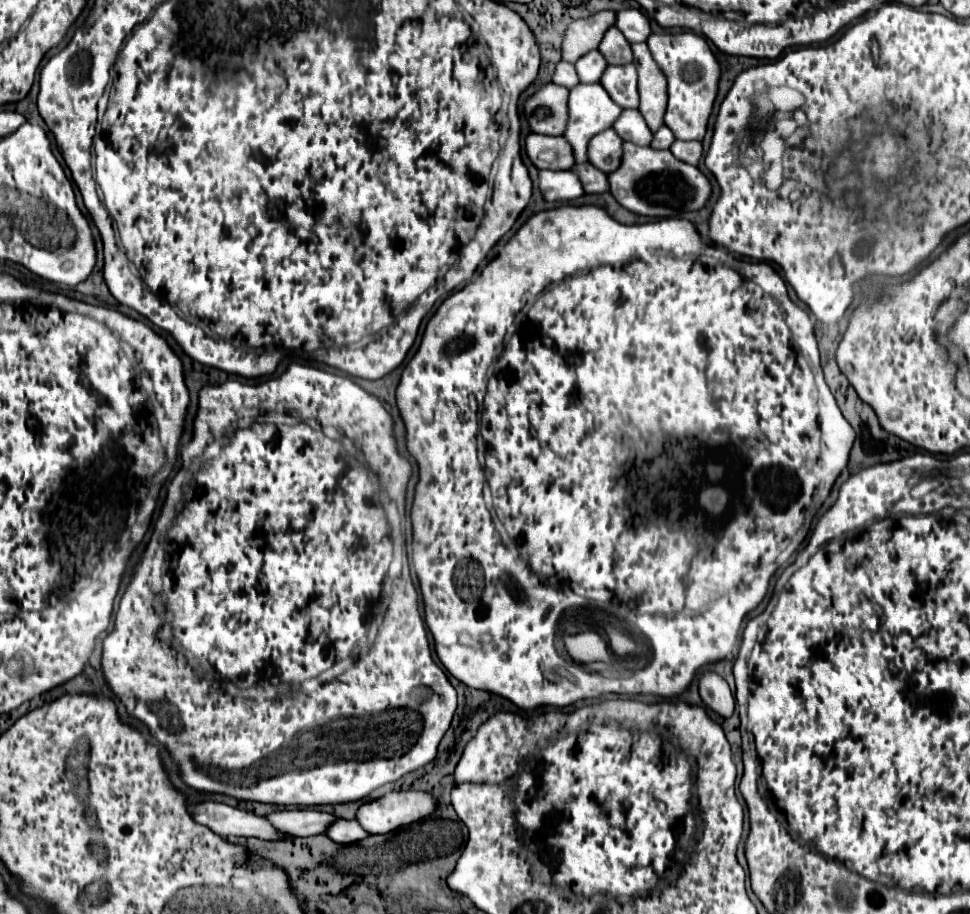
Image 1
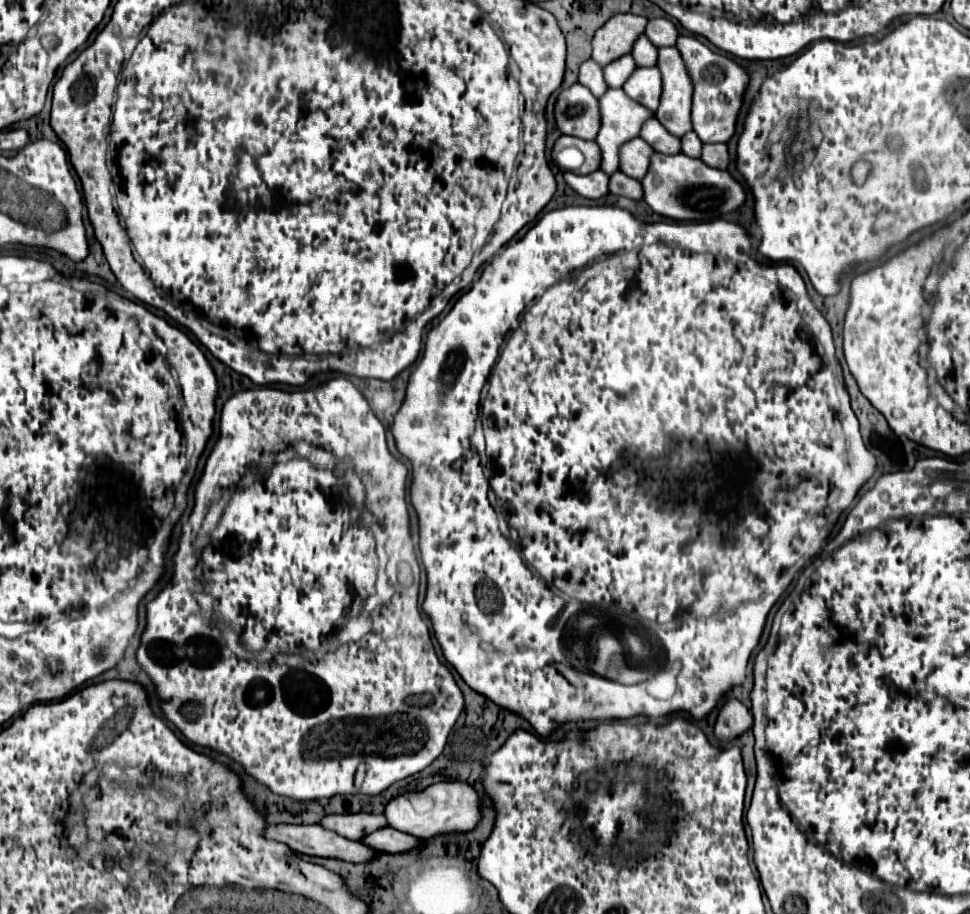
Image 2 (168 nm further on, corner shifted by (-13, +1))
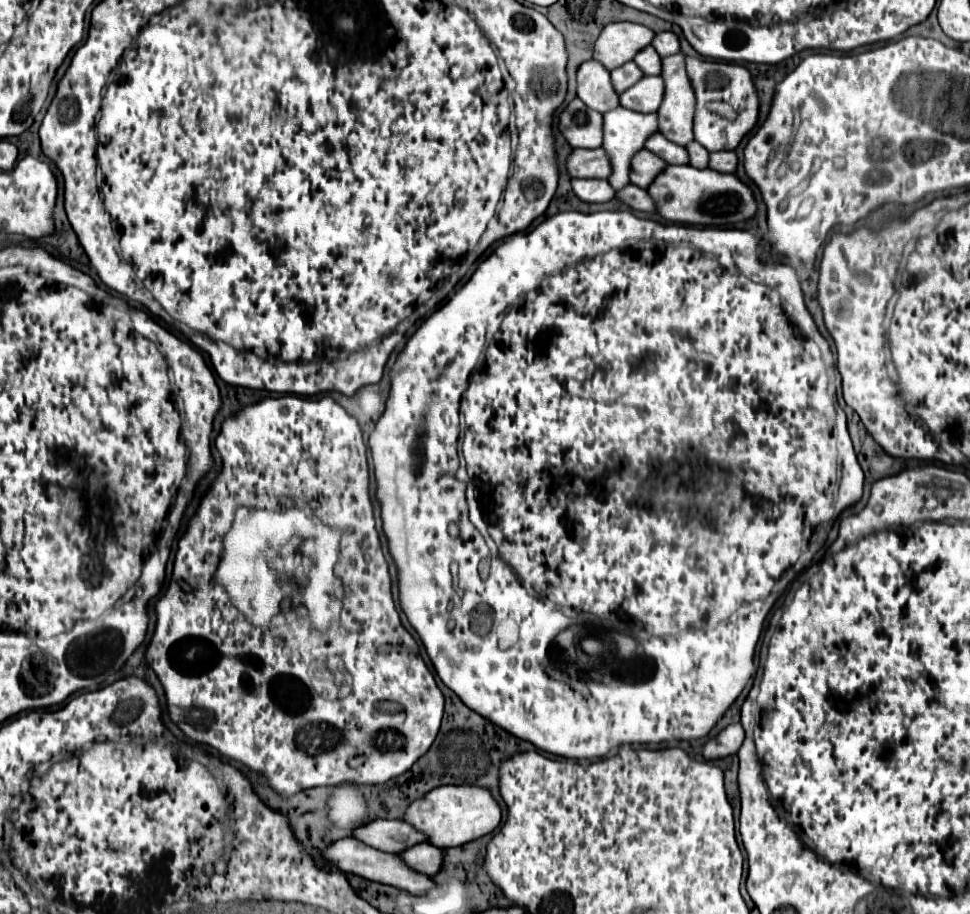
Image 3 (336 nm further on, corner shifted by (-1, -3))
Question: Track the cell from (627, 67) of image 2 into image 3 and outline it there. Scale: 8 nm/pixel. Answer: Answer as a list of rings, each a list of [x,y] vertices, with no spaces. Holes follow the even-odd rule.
[[[629,61],[629,63],[625,63],[625,65],[621,65],[621,67],[617,67],[617,69],[611,71],[611,83],[613,83],[613,89],[617,93],[629,89],[641,77],[643,77],[643,71],[633,61]]]

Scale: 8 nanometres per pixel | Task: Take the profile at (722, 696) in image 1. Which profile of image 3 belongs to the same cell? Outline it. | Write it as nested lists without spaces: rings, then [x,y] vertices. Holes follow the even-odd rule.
[[[729,723],[719,735],[715,735],[703,745],[703,757],[711,761],[711,759],[733,755],[741,747],[743,739],[745,739],[745,731],[741,723]]]

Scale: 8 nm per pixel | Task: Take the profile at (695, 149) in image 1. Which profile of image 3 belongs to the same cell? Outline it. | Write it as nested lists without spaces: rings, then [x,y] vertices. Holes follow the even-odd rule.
[[[719,151],[709,155],[709,167],[721,173],[733,173],[737,167],[737,155],[733,151]]]

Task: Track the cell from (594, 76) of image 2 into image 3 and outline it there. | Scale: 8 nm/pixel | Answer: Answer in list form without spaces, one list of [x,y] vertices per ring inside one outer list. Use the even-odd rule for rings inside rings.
[[[593,59],[585,61],[577,71],[577,95],[587,107],[597,109],[599,113],[619,105],[619,95],[613,91],[609,71]]]

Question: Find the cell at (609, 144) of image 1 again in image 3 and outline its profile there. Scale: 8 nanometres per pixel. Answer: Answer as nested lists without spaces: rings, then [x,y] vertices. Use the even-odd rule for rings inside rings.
[[[641,149],[635,153],[635,157],[631,159],[631,183],[645,189],[653,175],[657,175],[657,171],[661,171],[661,167],[665,167],[667,163],[661,161],[657,155],[653,155],[647,149]]]

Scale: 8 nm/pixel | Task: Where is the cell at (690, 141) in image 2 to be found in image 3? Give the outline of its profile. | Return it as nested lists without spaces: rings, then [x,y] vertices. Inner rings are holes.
[[[691,141],[689,145],[685,145],[685,149],[689,153],[689,165],[693,165],[697,169],[705,169],[707,167],[709,153],[705,151],[705,147],[701,147],[697,141]]]

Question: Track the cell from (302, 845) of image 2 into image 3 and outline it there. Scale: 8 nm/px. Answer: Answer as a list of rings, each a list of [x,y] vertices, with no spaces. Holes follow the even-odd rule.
[[[353,837],[329,843],[327,847],[323,847],[321,855],[323,855],[323,859],[335,863],[343,873],[355,873],[355,875],[365,877],[369,881],[389,883],[389,885],[393,885],[397,889],[403,889],[403,891],[409,891],[409,893],[415,893],[415,895],[417,895],[417,891],[427,891],[429,887],[433,887],[433,883],[429,883],[427,875],[421,875],[421,873],[417,873],[413,869],[407,869],[405,863],[401,863],[401,859],[397,855],[377,851],[373,847],[365,847],[365,843],[361,843],[361,841],[353,839]]]

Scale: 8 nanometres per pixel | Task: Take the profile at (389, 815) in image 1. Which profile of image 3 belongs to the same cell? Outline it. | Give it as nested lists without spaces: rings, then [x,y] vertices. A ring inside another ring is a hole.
[[[443,785],[429,791],[425,797],[415,799],[401,817],[405,823],[423,833],[431,845],[439,849],[459,847],[473,839],[491,833],[501,823],[501,807],[489,791],[469,785]]]

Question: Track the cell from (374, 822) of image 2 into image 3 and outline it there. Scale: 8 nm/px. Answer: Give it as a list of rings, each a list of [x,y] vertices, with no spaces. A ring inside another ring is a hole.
[[[375,819],[371,823],[359,825],[351,835],[361,843],[387,853],[397,853],[405,847],[425,841],[425,837],[419,831],[413,831],[405,821],[391,819]]]

